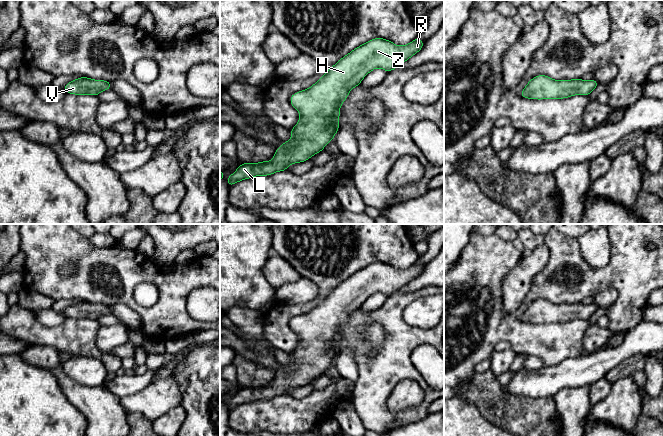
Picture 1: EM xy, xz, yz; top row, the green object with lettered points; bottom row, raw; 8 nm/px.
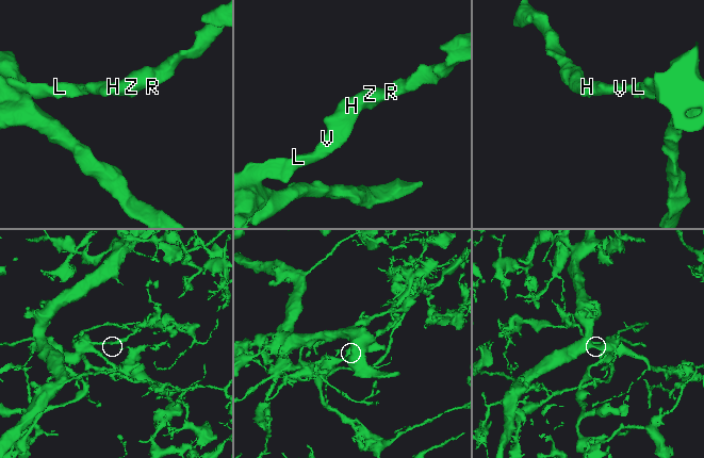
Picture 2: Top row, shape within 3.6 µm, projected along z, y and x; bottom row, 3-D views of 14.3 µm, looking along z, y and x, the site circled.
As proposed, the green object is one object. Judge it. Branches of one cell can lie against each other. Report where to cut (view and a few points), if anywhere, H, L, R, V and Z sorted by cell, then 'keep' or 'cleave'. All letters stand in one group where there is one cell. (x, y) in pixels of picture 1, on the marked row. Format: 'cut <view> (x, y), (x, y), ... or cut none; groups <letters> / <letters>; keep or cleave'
cut none; groups H L R V Z; keep

